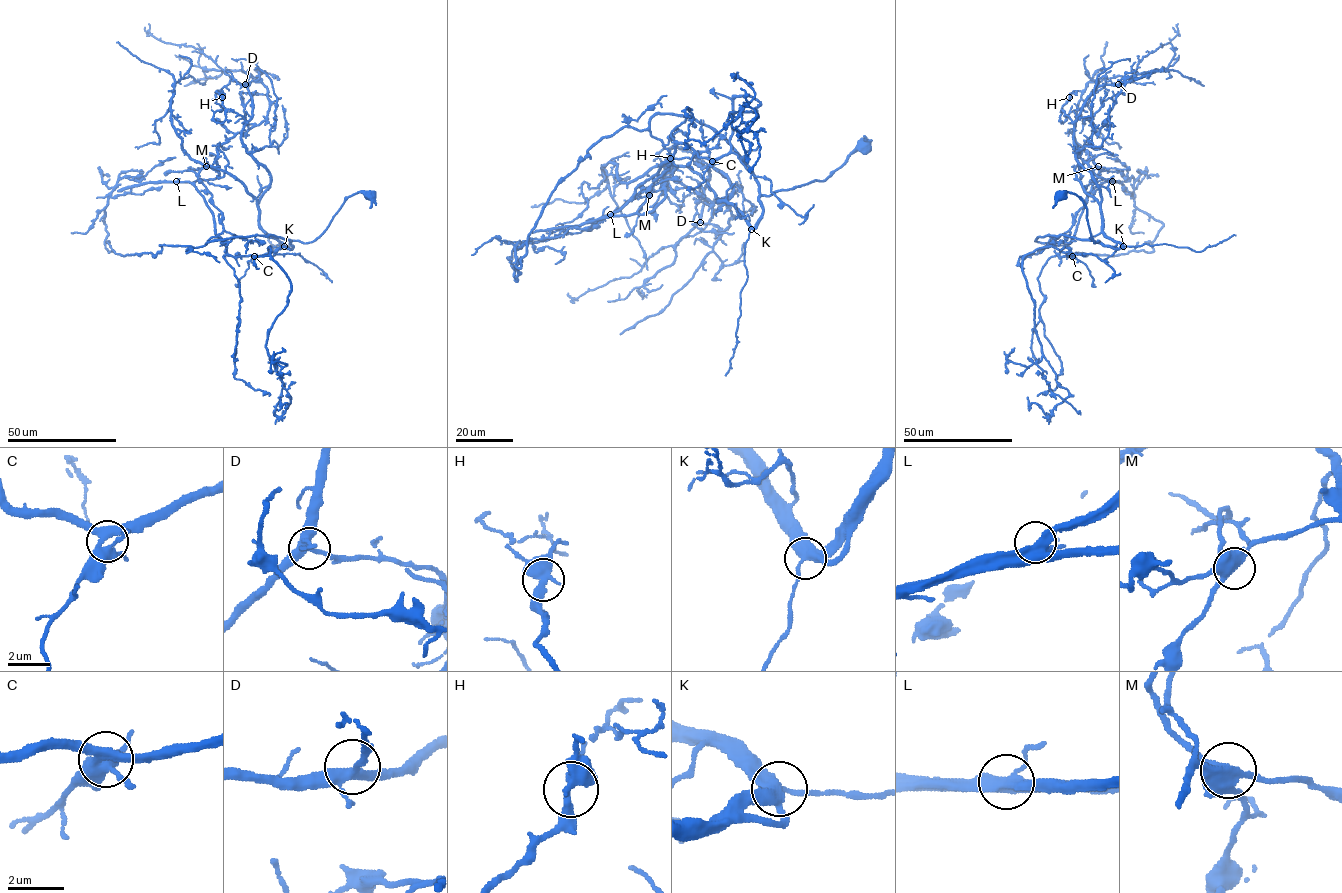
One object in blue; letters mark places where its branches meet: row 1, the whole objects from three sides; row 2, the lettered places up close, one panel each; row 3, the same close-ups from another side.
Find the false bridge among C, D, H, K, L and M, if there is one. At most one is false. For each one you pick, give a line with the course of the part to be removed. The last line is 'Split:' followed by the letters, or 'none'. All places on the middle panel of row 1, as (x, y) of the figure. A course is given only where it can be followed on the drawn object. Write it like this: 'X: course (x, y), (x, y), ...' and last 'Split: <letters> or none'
M: course (649, 196), (611, 215), (677, 144), (727, 154), (739, 96), (747, 157), (743, 102)
Split: M

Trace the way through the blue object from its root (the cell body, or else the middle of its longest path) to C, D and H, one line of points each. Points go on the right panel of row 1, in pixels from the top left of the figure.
C: (1061, 195), (1094, 243), (1035, 239), (1071, 227), (1096, 166), (1113, 182), (1087, 197), (1072, 256)
D: (1061, 195), (1082, 200), (1094, 243), (1122, 246), (1102, 230), (1100, 190), (1073, 143), (1085, 99), (1118, 84)
H: (1061, 195), (1082, 200), (1094, 243), (1122, 246), (1103, 231), (1100, 190), (1076, 158), (1061, 109), (1069, 97)

